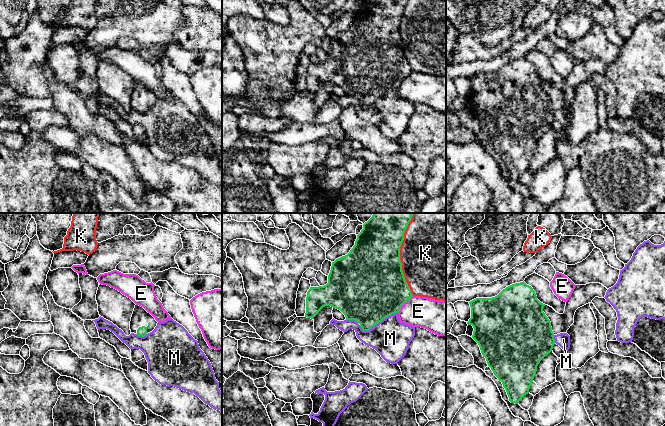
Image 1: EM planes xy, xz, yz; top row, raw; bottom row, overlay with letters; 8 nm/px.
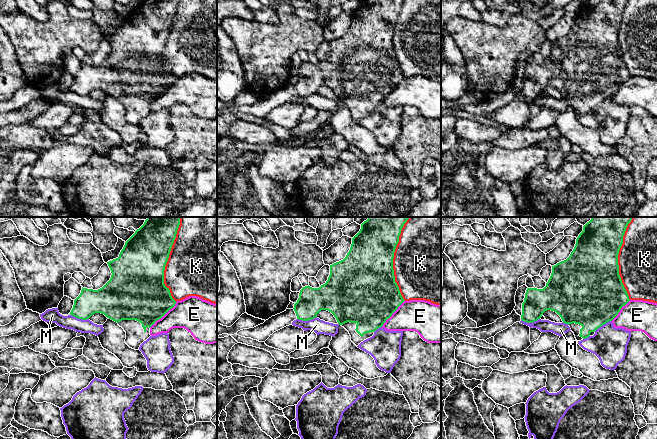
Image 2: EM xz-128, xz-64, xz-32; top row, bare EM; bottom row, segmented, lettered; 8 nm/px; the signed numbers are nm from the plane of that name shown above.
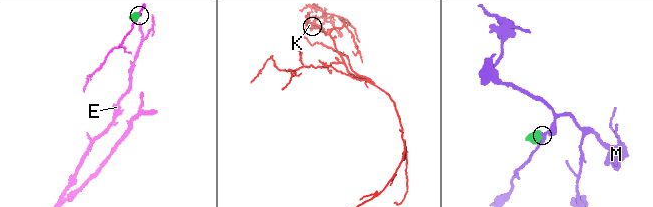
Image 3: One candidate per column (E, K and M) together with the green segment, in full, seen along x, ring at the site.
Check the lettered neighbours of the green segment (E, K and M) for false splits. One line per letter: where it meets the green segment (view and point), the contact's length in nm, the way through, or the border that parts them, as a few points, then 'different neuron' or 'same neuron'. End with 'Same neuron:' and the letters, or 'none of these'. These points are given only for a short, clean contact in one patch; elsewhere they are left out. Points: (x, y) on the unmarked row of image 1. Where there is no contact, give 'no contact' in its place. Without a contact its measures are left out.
E: xz (403, 79) | 190 nm | different neuron
K: xz (400, 36) | 600 nm | different neuron
M: xz (377, 99) | 320 nm | different neuron
Same neuron: none of these

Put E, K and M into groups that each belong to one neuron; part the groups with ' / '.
E / K / M

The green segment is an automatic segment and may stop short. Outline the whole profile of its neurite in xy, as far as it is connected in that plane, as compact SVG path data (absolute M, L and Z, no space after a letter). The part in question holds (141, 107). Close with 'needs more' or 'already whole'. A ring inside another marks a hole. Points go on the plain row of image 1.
M135 81L130 97L131 109L144 113L155 105L157 99L155 94L143 83Z | needs more

